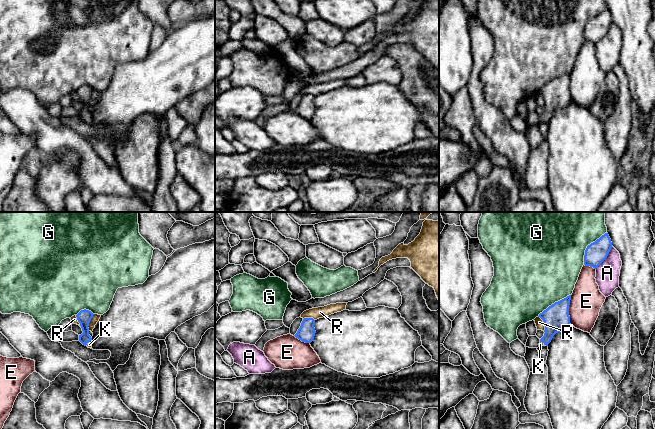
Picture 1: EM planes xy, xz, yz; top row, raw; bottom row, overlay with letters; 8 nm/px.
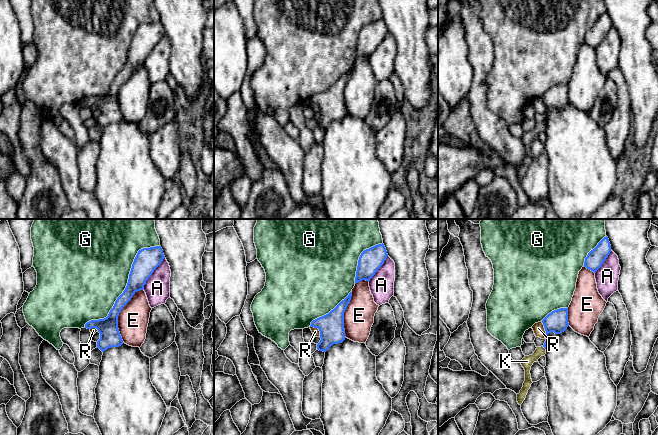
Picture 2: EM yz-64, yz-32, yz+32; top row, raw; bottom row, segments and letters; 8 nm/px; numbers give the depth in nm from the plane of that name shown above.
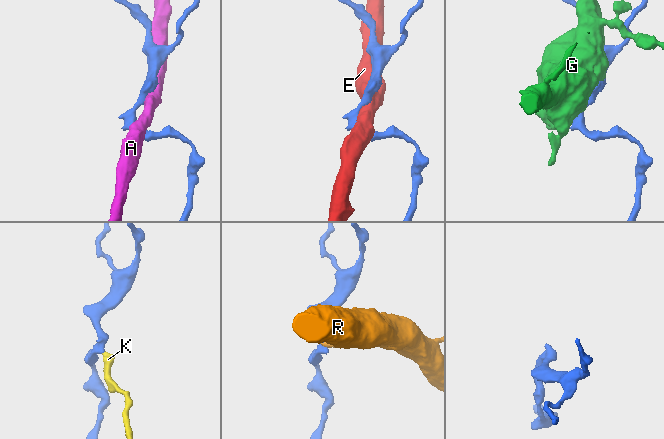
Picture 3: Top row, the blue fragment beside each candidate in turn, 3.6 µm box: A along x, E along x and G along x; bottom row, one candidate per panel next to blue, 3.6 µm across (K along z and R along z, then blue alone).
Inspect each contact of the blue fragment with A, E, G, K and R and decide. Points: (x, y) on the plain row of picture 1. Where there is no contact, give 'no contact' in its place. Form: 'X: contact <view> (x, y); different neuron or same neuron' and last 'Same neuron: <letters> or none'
A: contact yz (606, 33); different neuron
E: contact yz (568, 85); different neuron
G: contact yz (587, 22); different neuron
K: contact xy (88, 117); same neuron
R: contact xy (89, 98); different neuron
Same neuron: K

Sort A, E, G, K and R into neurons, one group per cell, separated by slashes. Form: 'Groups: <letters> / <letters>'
Groups: A E / G / K / R

